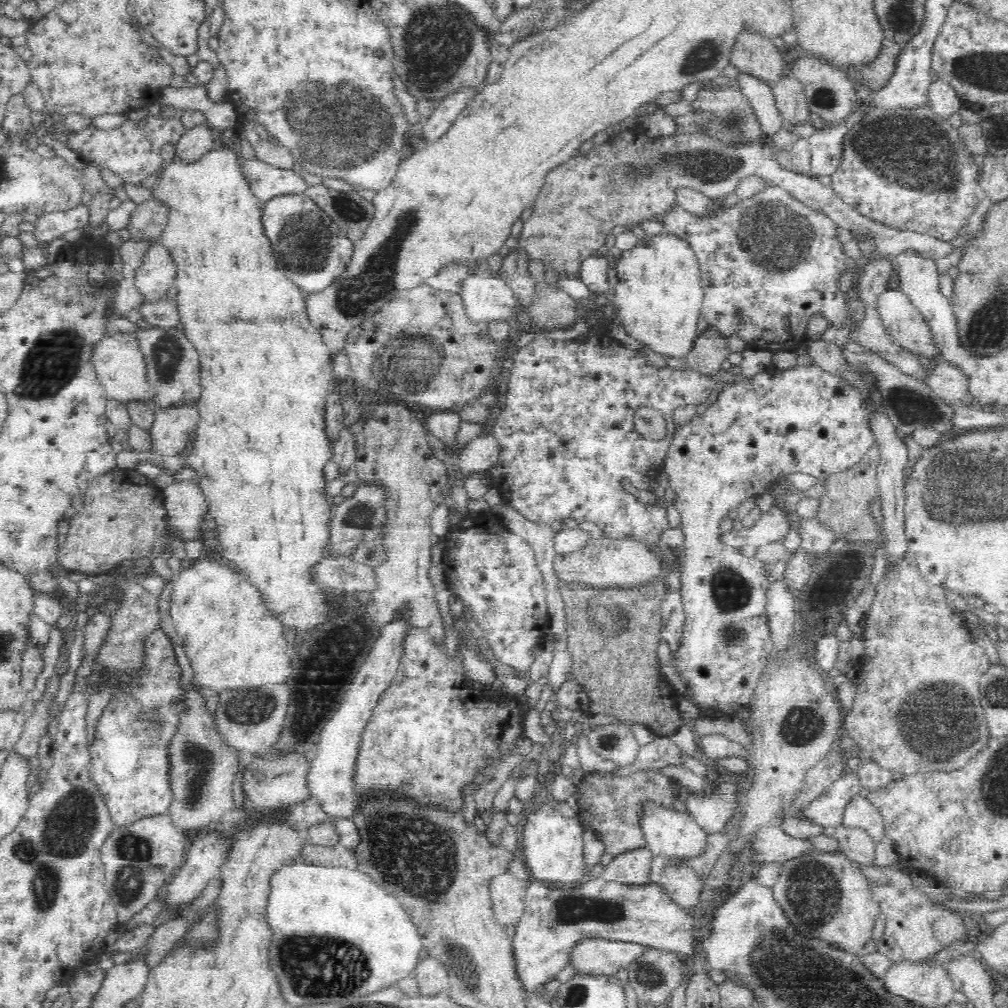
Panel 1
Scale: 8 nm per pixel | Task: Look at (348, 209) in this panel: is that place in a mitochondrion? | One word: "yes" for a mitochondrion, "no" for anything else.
yes

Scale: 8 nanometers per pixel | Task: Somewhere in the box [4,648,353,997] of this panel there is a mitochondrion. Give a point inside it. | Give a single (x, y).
(69, 828)

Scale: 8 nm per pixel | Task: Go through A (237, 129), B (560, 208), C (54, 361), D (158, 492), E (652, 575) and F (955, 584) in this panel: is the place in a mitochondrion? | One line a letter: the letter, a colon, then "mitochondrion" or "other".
A: other
B: other
C: mitochondrion
D: other
E: other
F: other

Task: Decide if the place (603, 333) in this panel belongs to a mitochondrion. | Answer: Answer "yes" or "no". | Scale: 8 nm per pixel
no

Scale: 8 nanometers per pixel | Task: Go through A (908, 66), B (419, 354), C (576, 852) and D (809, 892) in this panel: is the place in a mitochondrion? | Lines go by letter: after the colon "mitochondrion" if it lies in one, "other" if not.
A: other
B: mitochondrion
C: other
D: mitochondrion

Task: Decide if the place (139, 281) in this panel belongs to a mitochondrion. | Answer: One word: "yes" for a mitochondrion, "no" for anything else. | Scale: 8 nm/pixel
no

